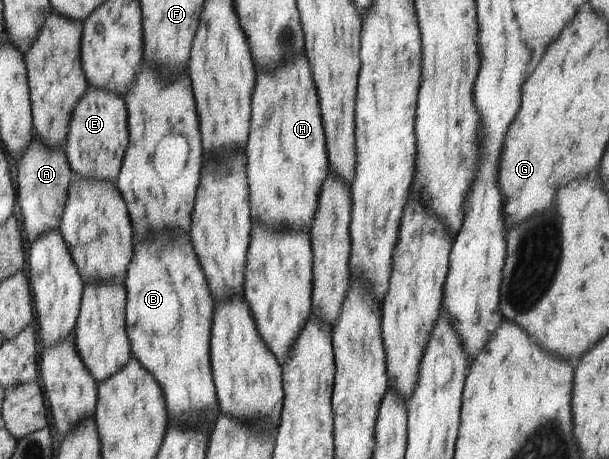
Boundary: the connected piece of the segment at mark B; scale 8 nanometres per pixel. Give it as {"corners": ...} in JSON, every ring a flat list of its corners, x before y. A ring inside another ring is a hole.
{"corners":[[160,232,148,240,136,240,125,284,131,353,162,386,169,422,188,424,190,428,213,428,220,413,211,364,215,301,188,234,178,240,178,236]]}

